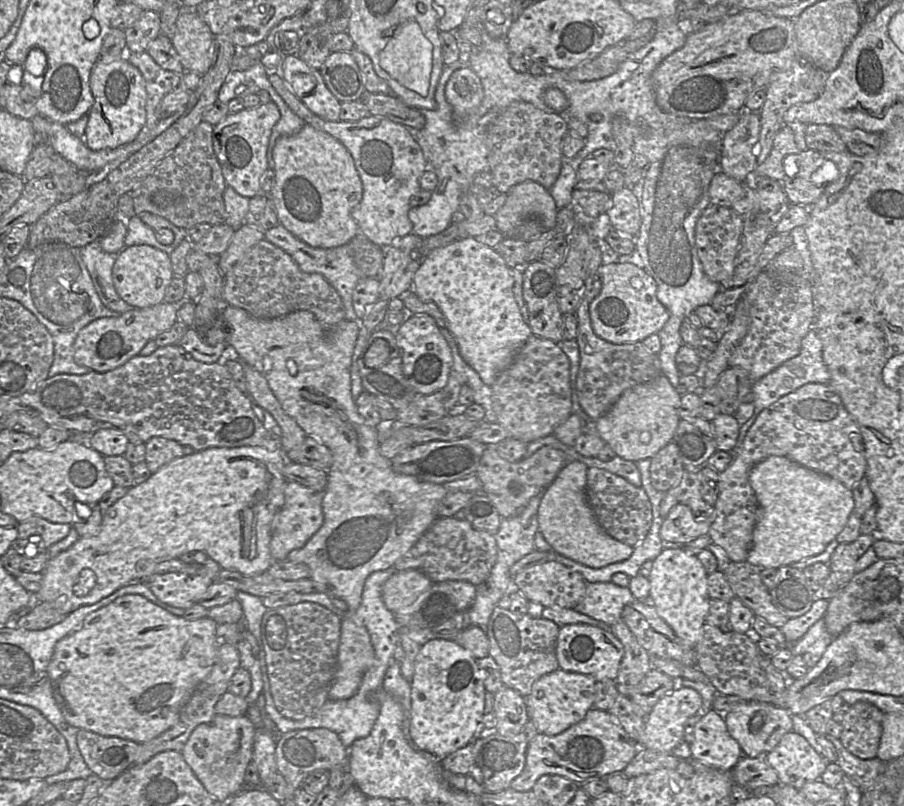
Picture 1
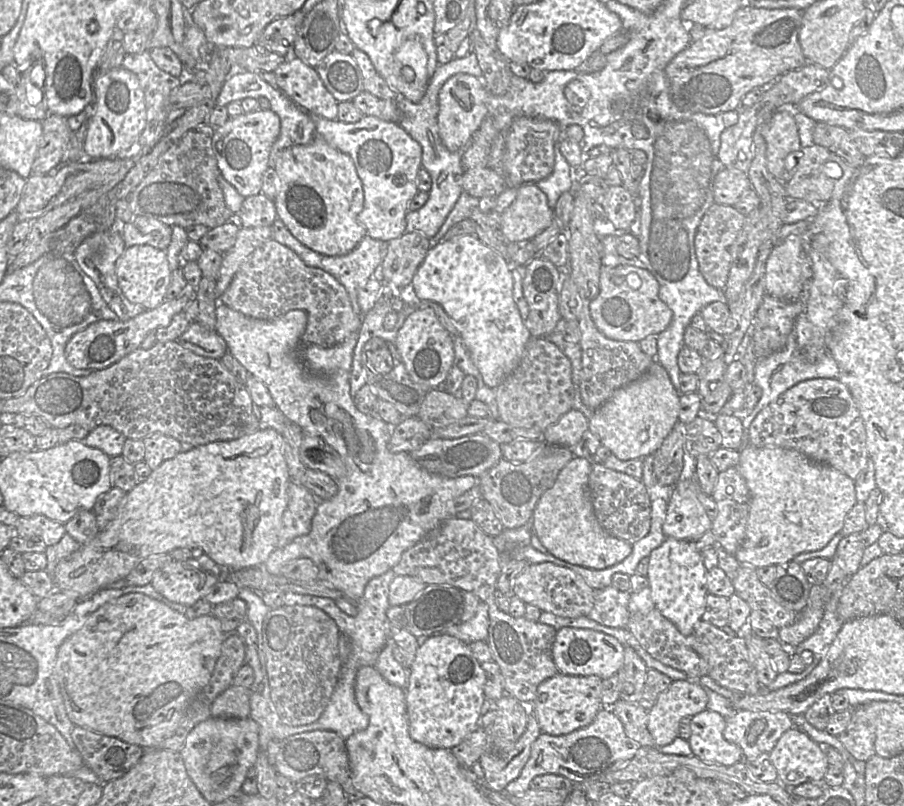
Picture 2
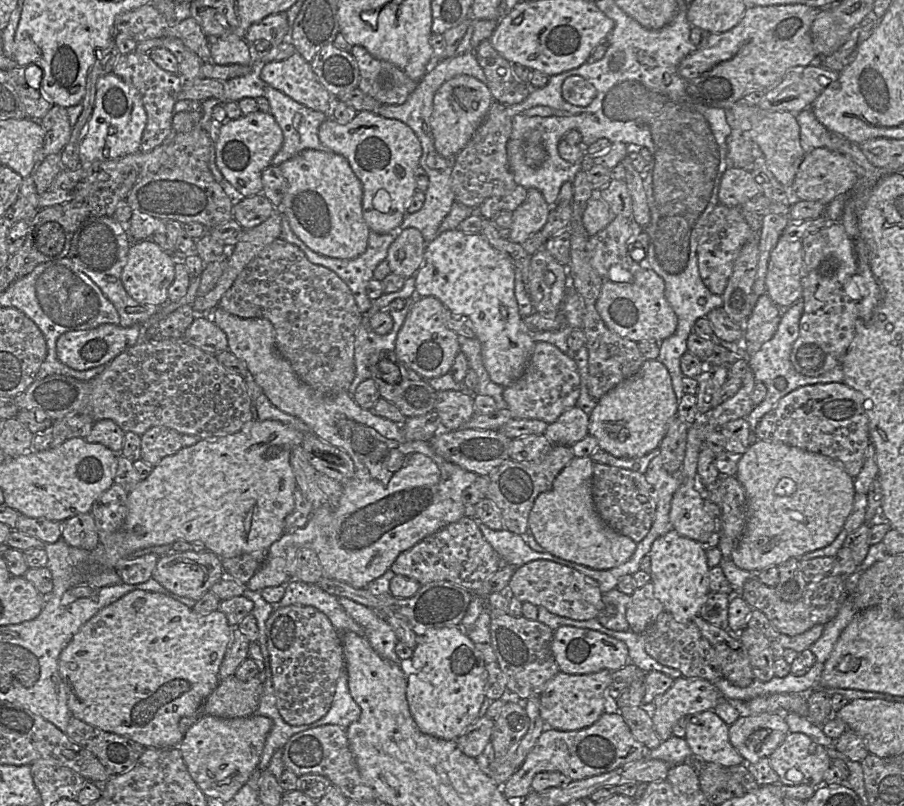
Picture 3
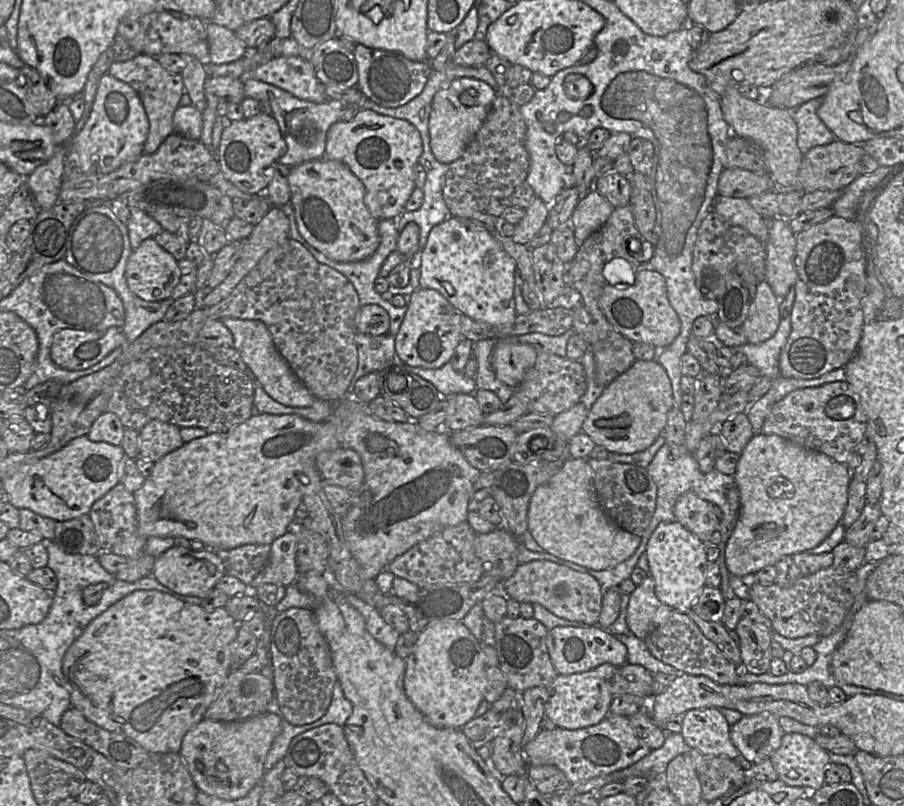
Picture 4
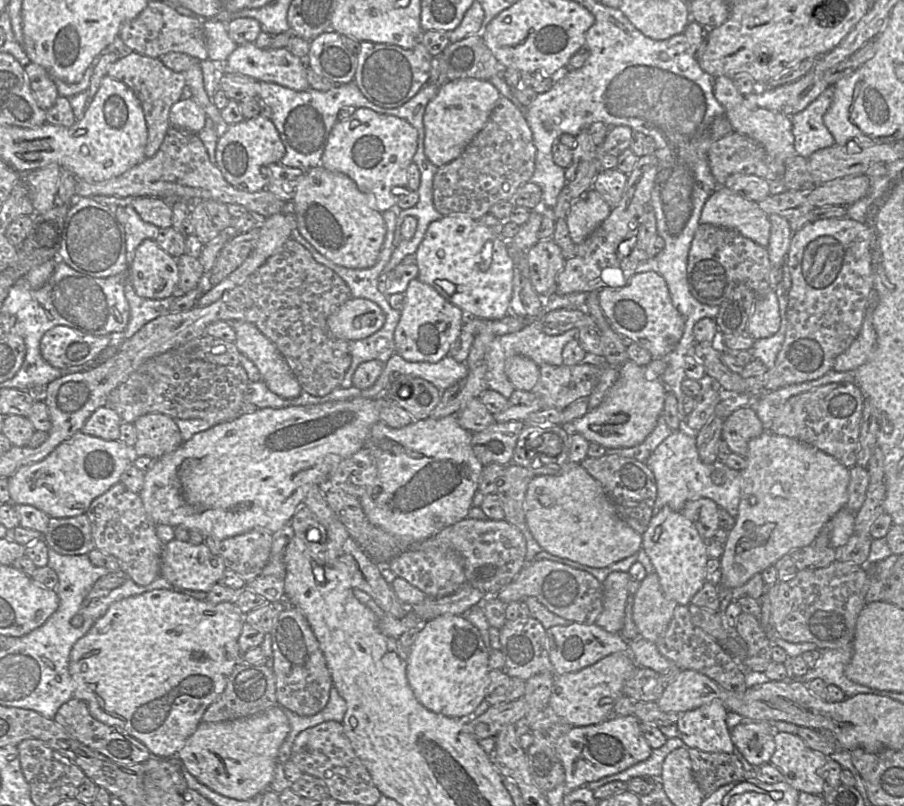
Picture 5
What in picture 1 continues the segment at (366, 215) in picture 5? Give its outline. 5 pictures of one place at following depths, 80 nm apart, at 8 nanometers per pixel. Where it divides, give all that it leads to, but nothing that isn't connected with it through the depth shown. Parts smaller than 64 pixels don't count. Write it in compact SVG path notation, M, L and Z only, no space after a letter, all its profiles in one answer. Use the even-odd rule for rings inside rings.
M306 124L297 134L281 136L273 149L275 181L269 194L278 221L299 240L314 248L336 248L348 244L360 233L352 217L353 209L363 198L363 184L354 159L336 138Z

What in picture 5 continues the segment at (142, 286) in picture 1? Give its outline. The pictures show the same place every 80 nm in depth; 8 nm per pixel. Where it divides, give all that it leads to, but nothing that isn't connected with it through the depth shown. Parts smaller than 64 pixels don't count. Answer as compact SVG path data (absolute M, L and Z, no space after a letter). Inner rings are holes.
M146 239L136 249L129 265L129 283L135 293L146 299L164 299L171 296L179 282L176 259L166 253L155 240Z

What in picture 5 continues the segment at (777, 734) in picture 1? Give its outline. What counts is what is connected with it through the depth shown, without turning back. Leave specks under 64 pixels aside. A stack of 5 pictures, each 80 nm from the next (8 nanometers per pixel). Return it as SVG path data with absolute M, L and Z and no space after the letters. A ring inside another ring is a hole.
M744 720L731 730L731 739L751 765L760 767L775 752L775 733L772 722Z

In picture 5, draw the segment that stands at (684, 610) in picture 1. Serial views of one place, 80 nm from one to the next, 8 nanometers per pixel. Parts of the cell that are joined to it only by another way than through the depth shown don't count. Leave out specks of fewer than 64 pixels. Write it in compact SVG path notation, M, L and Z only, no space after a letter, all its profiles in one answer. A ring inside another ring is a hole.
M663 507L653 515L642 535L642 547L655 568L665 596L679 605L688 606L706 582L706 564L709 559L707 542L694 524L681 512Z

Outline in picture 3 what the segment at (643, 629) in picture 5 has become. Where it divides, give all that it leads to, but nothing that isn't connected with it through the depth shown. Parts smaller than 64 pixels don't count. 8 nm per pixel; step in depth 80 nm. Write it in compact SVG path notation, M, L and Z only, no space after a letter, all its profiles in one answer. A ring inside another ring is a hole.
M648 582L631 595L626 611L630 630L636 634L643 634L664 611L664 606L654 596L652 582Z

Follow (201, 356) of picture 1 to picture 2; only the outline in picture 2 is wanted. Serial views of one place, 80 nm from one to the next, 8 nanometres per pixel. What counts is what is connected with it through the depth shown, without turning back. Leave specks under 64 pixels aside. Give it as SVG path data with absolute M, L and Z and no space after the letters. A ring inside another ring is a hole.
M192 321L179 337L178 343L193 353L213 359L221 359L228 352L227 344L216 330L209 330Z

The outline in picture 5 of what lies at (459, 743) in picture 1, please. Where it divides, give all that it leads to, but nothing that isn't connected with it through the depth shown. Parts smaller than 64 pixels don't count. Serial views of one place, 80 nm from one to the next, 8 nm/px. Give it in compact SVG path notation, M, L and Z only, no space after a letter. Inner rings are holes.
M441 615L425 622L408 651L406 676L415 698L429 711L447 717L469 718L486 696L489 671L489 652L479 630L465 615Z

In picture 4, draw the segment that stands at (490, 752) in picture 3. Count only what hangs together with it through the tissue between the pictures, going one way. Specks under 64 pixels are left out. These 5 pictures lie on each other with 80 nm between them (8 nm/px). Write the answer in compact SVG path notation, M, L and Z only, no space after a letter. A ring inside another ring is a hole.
M537 686L523 692L524 705L521 711L525 719L525 732L522 748L532 741L541 730L541 722L545 715L545 704L548 691L544 686Z

